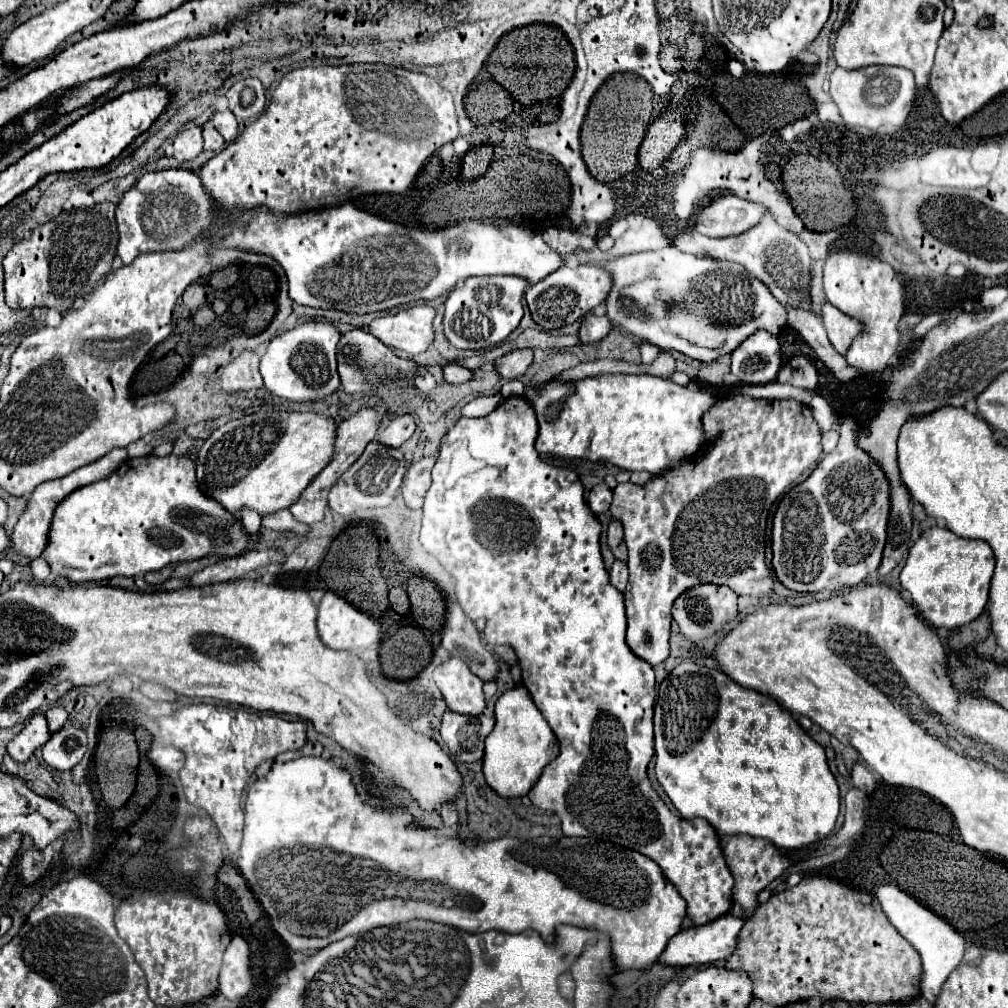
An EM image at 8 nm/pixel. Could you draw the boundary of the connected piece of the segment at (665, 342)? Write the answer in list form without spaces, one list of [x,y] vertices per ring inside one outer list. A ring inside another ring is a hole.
[[[669,247],[623,255],[601,267],[613,279],[607,297],[611,321],[659,349],[675,349],[703,363],[729,355],[757,329],[779,335],[787,325],[785,309],[769,289],[731,261],[695,257]],[[699,273],[701,277],[695,277]]]

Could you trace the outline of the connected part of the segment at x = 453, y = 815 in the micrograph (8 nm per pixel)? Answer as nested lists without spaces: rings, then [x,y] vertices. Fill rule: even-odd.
[[[451,803],[443,805],[443,807],[439,809],[439,815],[441,815],[441,819],[443,819],[445,827],[457,827],[459,819],[457,819],[457,811],[455,811],[455,807],[453,807]]]

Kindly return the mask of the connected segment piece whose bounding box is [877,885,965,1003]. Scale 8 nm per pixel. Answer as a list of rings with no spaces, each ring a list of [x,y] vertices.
[[[881,885],[877,889],[877,899],[887,915],[887,919],[893,923],[893,927],[917,949],[923,961],[923,977],[921,977],[921,995],[935,1003],[935,997],[941,991],[941,985],[945,983],[947,975],[961,963],[965,955],[965,939],[941,917],[937,917],[933,911],[917,903],[911,895],[901,891],[897,885]]]

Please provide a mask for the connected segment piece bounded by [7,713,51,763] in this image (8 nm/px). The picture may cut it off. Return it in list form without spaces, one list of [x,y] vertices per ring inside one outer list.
[[[33,715],[33,719],[9,741],[7,745],[7,753],[11,755],[13,761],[17,763],[25,763],[35,749],[43,747],[49,741],[51,733],[47,729],[47,721],[45,715]]]

